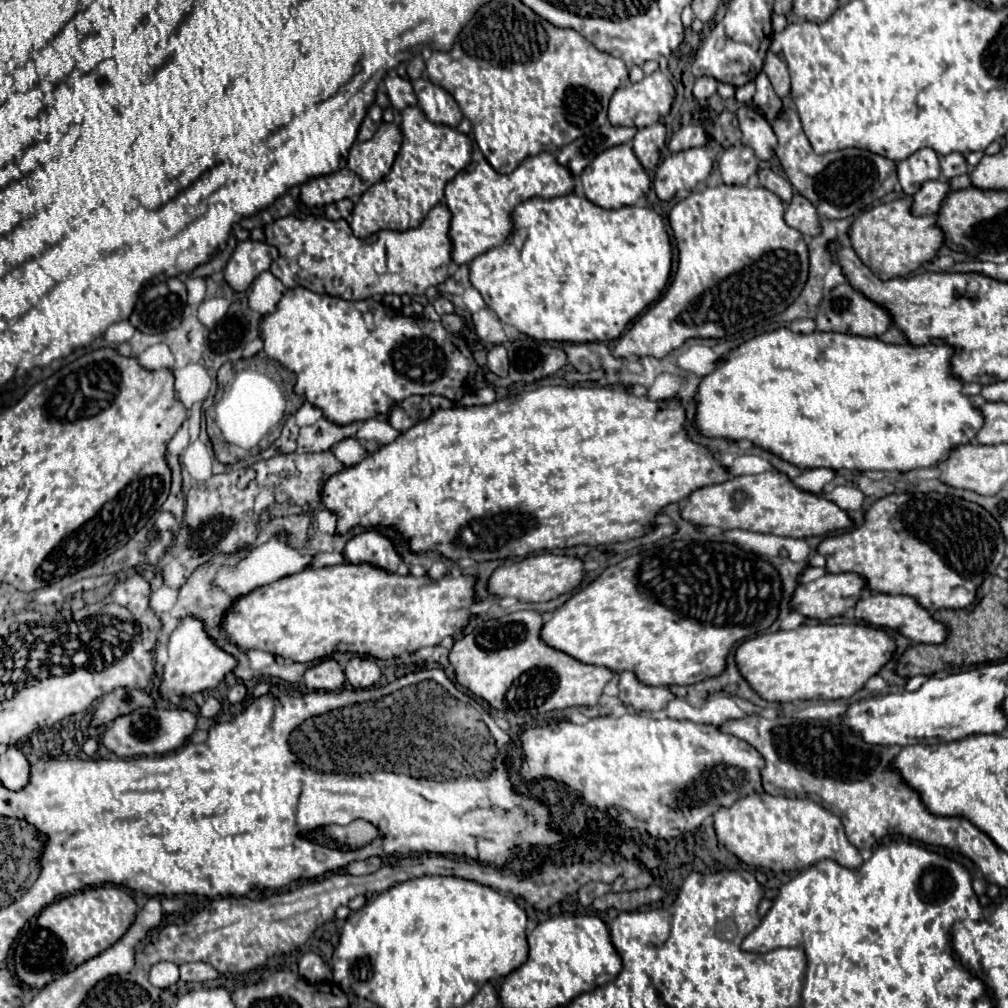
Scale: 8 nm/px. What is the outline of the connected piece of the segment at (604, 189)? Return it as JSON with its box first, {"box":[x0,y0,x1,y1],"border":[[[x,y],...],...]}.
{"box":[581,144,651,210],"border":[[[621,144],[617,148],[609,148],[609,150],[601,152],[601,156],[597,156],[597,160],[593,160],[593,164],[589,164],[589,168],[585,168],[585,172],[581,174],[581,182],[583,182],[587,200],[591,200],[593,204],[597,204],[605,210],[633,206],[651,188],[651,180],[629,144]]]}

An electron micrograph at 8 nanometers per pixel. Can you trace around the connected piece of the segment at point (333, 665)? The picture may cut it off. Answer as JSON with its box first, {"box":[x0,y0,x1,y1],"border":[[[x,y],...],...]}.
{"box":[305,658,345,690],"border":[[[325,658],[305,672],[305,684],[311,690],[339,690],[343,682],[345,674],[333,658]]]}

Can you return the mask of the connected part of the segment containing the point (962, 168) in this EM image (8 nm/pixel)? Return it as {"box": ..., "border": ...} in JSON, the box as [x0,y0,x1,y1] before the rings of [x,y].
{"box":[941,152,969,180],"border":[[[959,152],[943,156],[943,160],[941,160],[941,178],[943,180],[951,180],[951,178],[967,174],[967,172],[969,172],[969,166]]]}

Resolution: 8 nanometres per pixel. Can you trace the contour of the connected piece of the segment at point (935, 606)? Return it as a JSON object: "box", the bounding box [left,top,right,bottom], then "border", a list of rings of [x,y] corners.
{"box":[819,492,1007,612],"border":[[[917,492],[917,494],[889,494],[889,496],[881,498],[881,500],[877,500],[873,506],[867,508],[865,524],[861,528],[857,528],[853,532],[847,532],[847,534],[825,538],[819,544],[819,554],[823,554],[827,558],[827,570],[831,574],[837,574],[837,572],[857,572],[857,574],[867,578],[867,590],[883,592],[883,594],[907,594],[907,596],[913,596],[929,612],[935,612],[935,610],[943,610],[943,608],[969,608],[975,602],[975,598],[977,598],[977,588],[983,584],[983,580],[987,576],[995,574],[997,566],[1005,558],[1005,548],[1007,548],[1007,540],[1005,540],[1005,536],[1001,532],[1001,526],[999,526],[997,518],[991,516],[983,506],[979,506],[975,502],[967,502],[967,500],[957,498],[957,496],[949,496],[949,494],[939,494],[939,492],[921,494],[921,492]]]}

